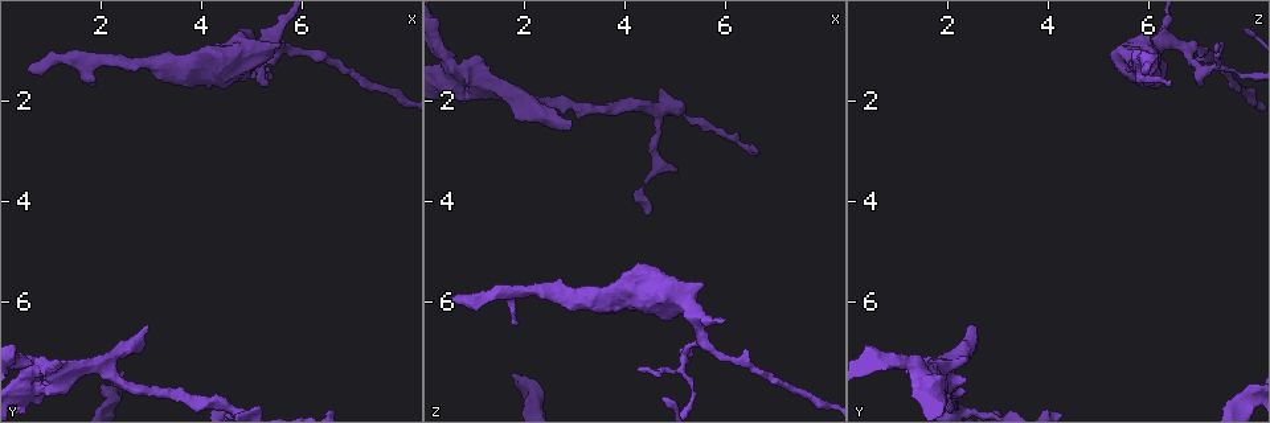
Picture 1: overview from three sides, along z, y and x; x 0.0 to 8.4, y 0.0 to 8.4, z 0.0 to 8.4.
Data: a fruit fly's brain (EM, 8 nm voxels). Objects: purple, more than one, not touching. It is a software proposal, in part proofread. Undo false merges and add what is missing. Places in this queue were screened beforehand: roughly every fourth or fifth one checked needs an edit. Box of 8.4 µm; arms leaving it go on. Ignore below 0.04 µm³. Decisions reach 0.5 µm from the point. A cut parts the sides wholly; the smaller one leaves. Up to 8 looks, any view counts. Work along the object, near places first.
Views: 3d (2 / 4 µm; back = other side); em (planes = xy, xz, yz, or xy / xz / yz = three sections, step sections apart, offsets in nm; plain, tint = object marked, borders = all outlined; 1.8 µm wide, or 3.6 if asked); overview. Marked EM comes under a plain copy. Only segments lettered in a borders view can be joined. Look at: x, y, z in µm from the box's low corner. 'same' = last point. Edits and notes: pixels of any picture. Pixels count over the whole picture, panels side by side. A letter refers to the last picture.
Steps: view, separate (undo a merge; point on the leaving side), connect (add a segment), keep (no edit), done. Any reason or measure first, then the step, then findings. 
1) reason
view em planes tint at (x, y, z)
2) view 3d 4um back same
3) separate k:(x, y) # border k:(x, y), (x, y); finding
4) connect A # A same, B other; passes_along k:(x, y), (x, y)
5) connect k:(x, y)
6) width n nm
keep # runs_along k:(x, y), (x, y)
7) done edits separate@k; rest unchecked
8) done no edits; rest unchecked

view em planes tint at (0.55, 1.40, 5.90)

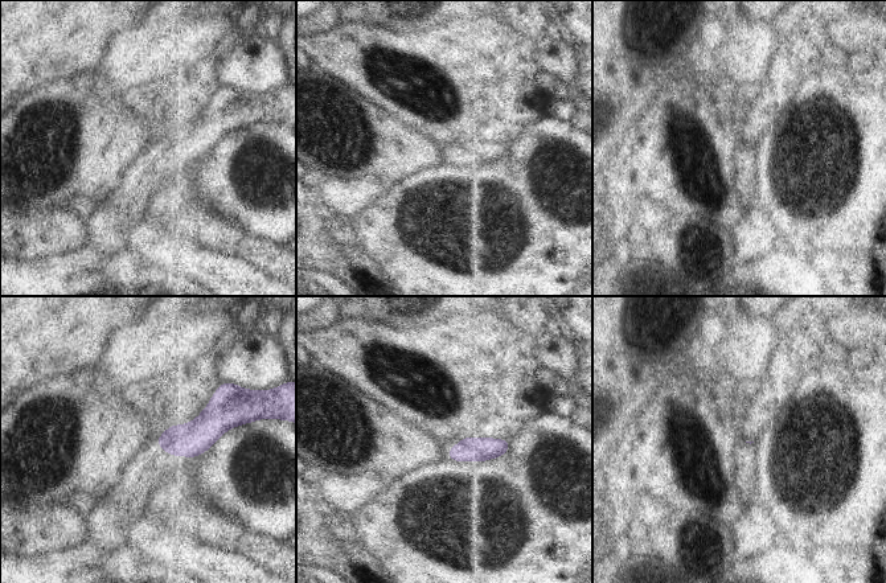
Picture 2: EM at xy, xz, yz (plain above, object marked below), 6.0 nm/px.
see the neighbours
view em planes borders same

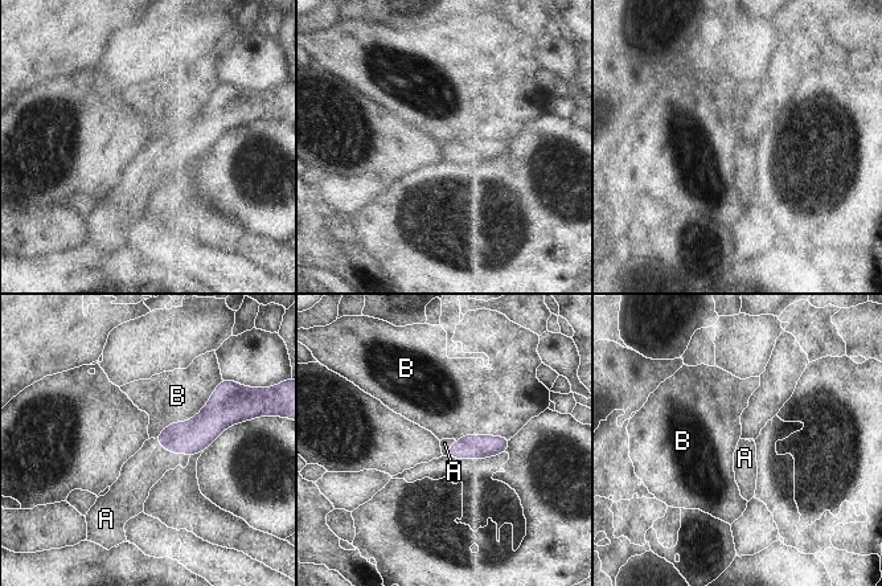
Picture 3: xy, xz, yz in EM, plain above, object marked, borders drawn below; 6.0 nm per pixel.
connect A # A same, B other; passes_along 3:(195, 435), (171, 451), (140, 472); the neuron continues

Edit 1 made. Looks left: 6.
thin arm on a thick one
view 3d 4um at (5.55, 0.90, 6.65)

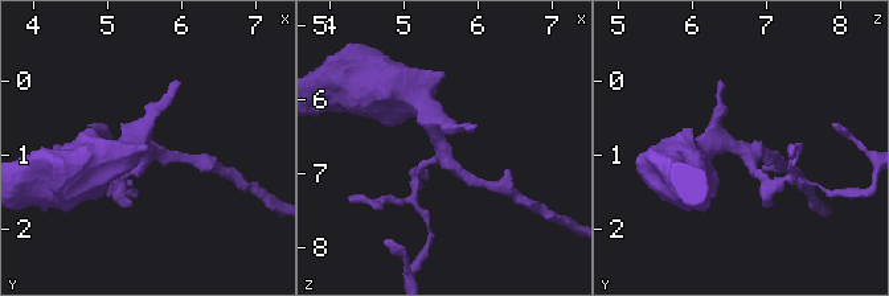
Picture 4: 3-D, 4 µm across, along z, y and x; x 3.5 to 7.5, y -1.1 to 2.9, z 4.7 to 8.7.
arms 4; need the tissue
view em yz step 8 tint at (5.50, 0.90, 6.65)

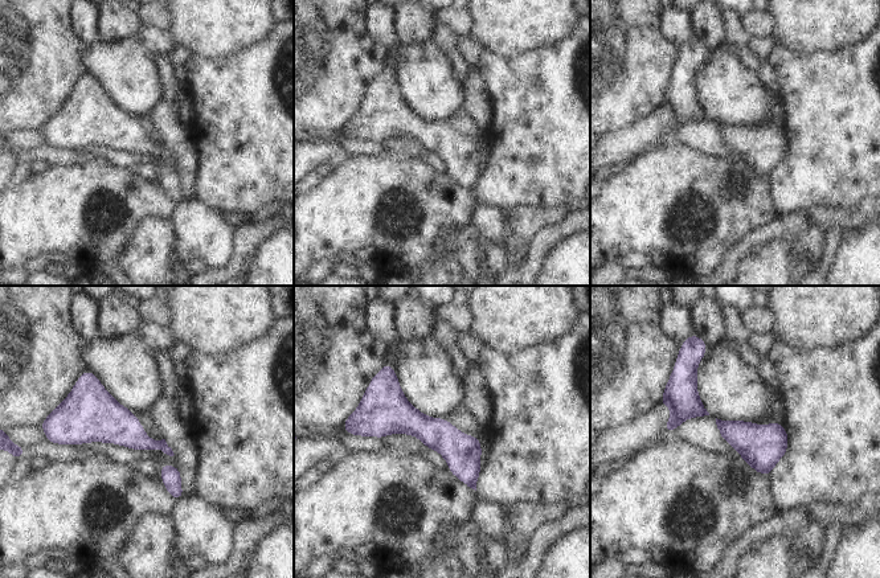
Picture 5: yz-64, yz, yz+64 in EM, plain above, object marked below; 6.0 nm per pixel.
another direction
view em xy step 8 borders same

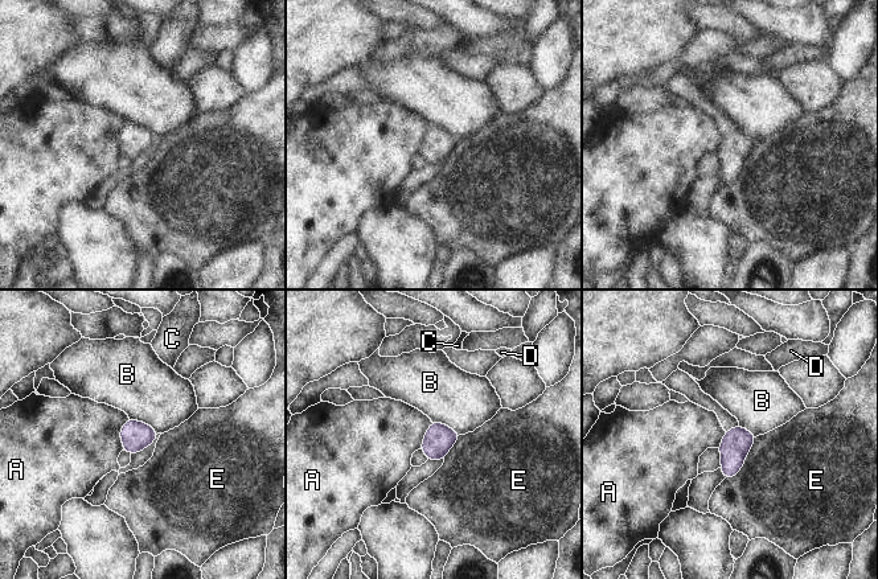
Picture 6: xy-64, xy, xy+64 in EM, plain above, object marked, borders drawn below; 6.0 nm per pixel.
keep # A other, B other, C other, D other, E other; border 6:(128, 418), (119, 430), (122, 450); continuous, no second neuron

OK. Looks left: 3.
free end
view em planes borders at (3.00, 6.40, 2.45)

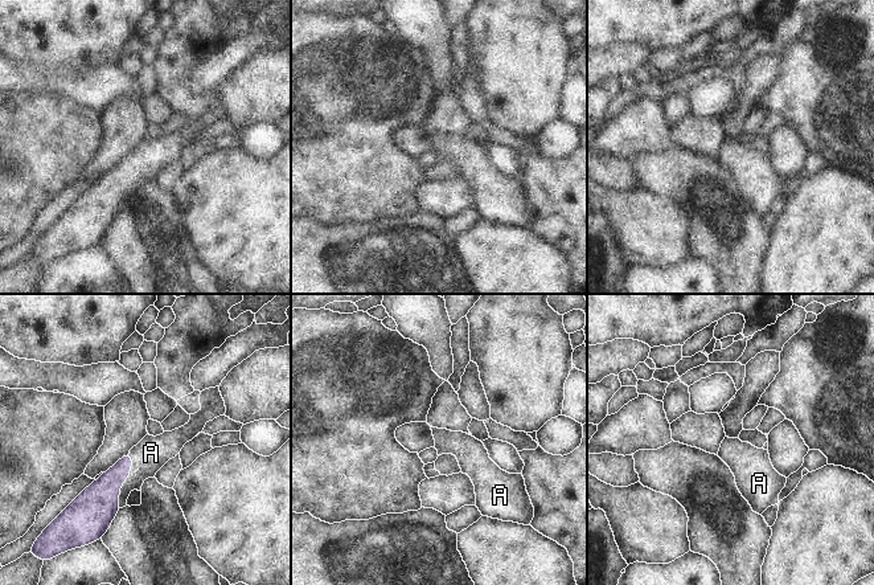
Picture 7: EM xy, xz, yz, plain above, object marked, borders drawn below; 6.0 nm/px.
connect A # A same; it goes on there

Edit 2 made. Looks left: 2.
done edits connect@3, connect@7; rest unchecked

